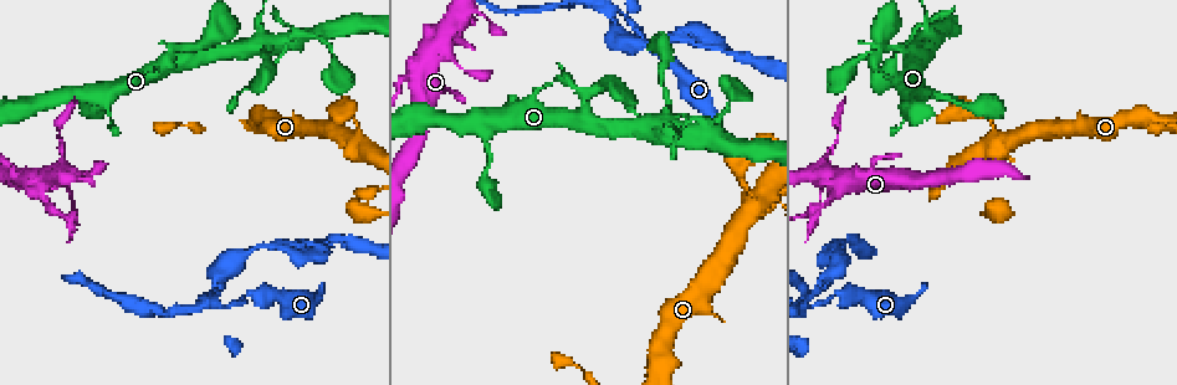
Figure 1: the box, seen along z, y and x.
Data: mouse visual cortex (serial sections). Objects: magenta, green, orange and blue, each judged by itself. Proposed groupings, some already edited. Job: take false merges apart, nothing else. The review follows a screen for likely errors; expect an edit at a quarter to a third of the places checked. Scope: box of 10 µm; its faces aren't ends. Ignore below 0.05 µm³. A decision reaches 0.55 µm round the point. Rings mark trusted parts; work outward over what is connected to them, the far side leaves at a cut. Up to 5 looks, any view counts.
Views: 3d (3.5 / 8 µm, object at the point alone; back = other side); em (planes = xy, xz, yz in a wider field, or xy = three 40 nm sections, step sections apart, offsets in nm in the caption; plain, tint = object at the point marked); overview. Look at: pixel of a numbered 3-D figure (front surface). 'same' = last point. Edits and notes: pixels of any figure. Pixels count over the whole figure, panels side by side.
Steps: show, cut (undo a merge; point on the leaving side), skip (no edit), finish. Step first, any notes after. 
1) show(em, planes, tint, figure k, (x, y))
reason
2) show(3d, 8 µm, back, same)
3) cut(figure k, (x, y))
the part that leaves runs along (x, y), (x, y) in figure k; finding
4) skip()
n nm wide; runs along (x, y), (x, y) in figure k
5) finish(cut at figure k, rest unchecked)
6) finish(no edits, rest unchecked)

show(em, xy, step 1, tint, figure 1, (50, 204))
a narrow waist

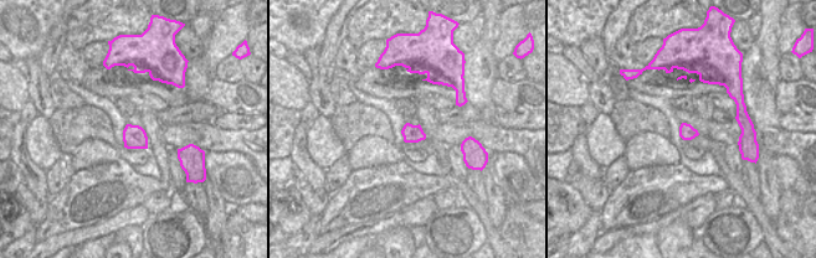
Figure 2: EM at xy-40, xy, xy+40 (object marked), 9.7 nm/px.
show(3d, 3.5 µm, same)

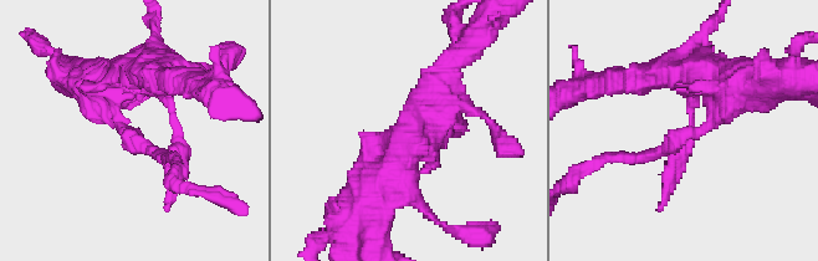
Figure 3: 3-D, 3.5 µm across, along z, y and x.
cut(figure 3, (619, 155))
170 nm wide; a second cell is stuck on

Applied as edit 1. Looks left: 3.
show(overview)

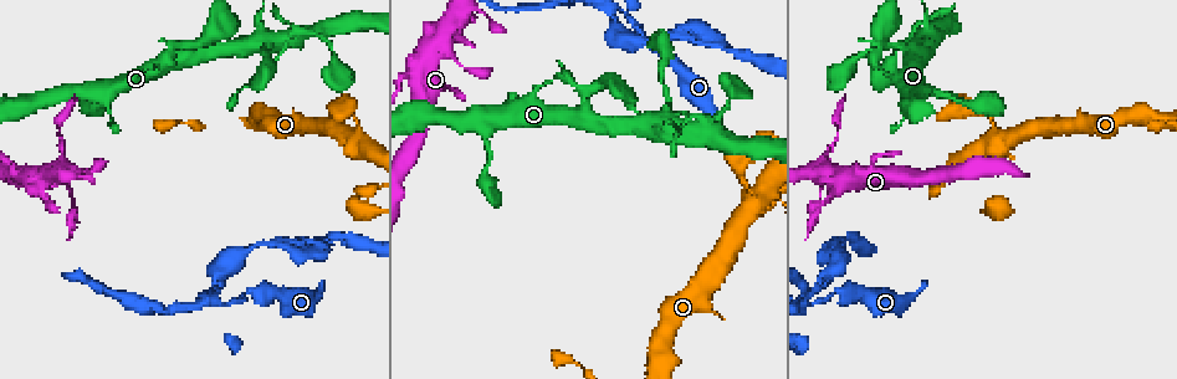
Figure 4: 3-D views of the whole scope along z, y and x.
show(3d, 3.5 µm, back, figure 4, (699, 128))
two arms in line, one across

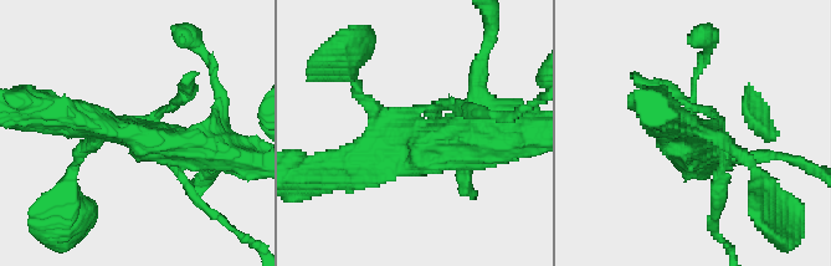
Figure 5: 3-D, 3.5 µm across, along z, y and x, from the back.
show(em, xy, step 3, tint, figure 5, (417, 134))
now the EM

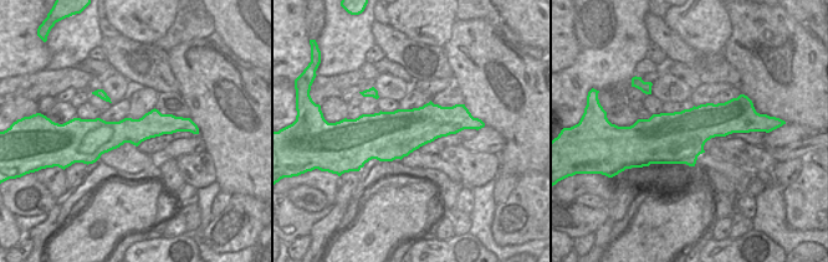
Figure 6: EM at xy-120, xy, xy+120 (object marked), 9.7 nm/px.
cut(figure 5, (449, 102))
the part that leaves runs along (419, 108), (454, 106), (499, 118) in figure 5; two cells meet here

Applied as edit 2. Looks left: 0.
finish(cut at figure 3, cut at figure 5, rest unchecked)

